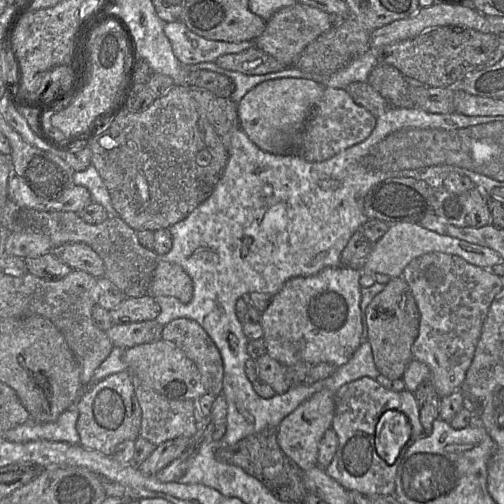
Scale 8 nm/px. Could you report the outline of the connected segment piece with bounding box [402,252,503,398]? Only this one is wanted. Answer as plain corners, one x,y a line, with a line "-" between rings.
430,252
413,259
404,268
402,277
409,285
419,311
419,330
412,344
412,356
429,367
429,381
443,398
458,391
465,379
491,302
503,288
501,277
459,256
442,252

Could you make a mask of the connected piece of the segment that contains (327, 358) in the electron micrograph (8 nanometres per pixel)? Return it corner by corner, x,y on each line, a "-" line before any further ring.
341,265
286,281
261,313
267,354
285,367
297,362
345,364
362,342
361,272

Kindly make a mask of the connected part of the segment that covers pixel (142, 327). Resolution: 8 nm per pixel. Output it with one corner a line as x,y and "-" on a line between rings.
155,319
127,324
113,324
106,331
106,334
113,346
127,349
161,339
163,327

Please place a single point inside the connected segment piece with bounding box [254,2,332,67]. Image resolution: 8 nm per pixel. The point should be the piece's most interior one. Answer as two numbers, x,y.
290,30

